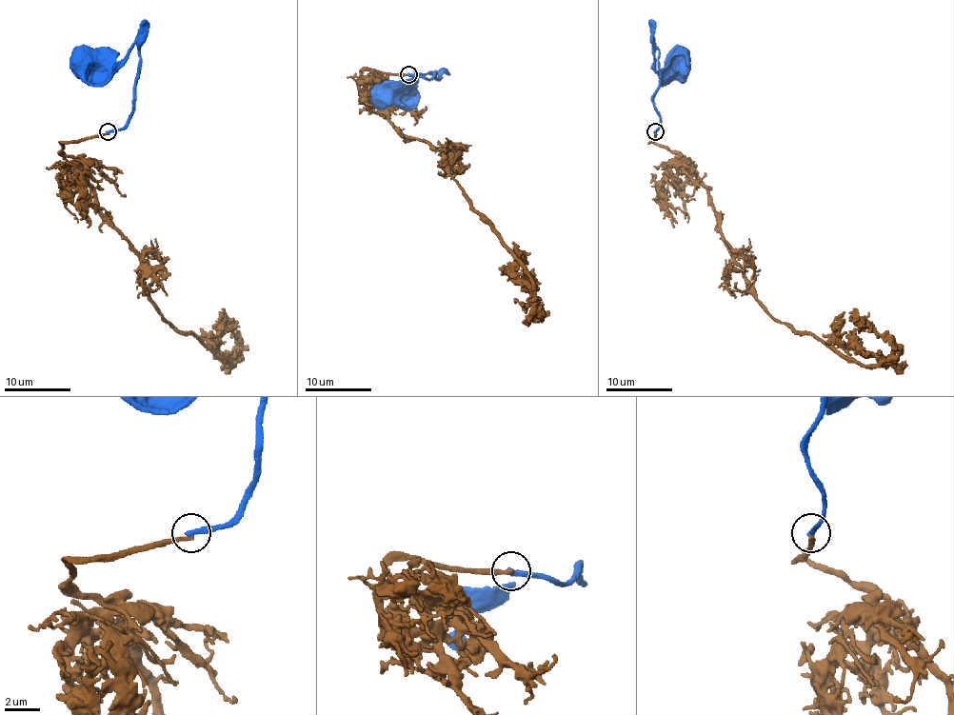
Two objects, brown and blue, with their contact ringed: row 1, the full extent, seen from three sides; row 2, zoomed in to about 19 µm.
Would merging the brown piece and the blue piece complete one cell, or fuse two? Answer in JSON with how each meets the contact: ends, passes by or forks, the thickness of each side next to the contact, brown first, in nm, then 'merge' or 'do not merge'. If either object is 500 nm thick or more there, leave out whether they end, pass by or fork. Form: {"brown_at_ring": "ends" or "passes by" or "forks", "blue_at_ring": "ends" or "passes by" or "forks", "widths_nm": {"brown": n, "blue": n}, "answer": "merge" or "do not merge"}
{"brown_at_ring": "ends", "blue_at_ring": "ends", "widths_nm": {"brown": 260, "blue": 360}, "answer": "do not merge"}

